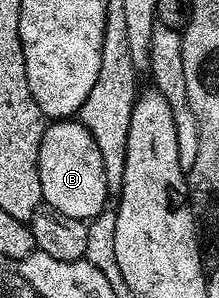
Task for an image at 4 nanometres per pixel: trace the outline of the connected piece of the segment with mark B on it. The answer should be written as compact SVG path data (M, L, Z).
M57 119L46 124L45 134L39 143L39 183L41 199L48 208L63 211L63 215L71 215L71 219L88 222L100 213L106 212L105 200L111 197L107 187L107 175L103 172L103 155L99 155L99 147L95 147L95 139L91 139L91 131L77 119Z

